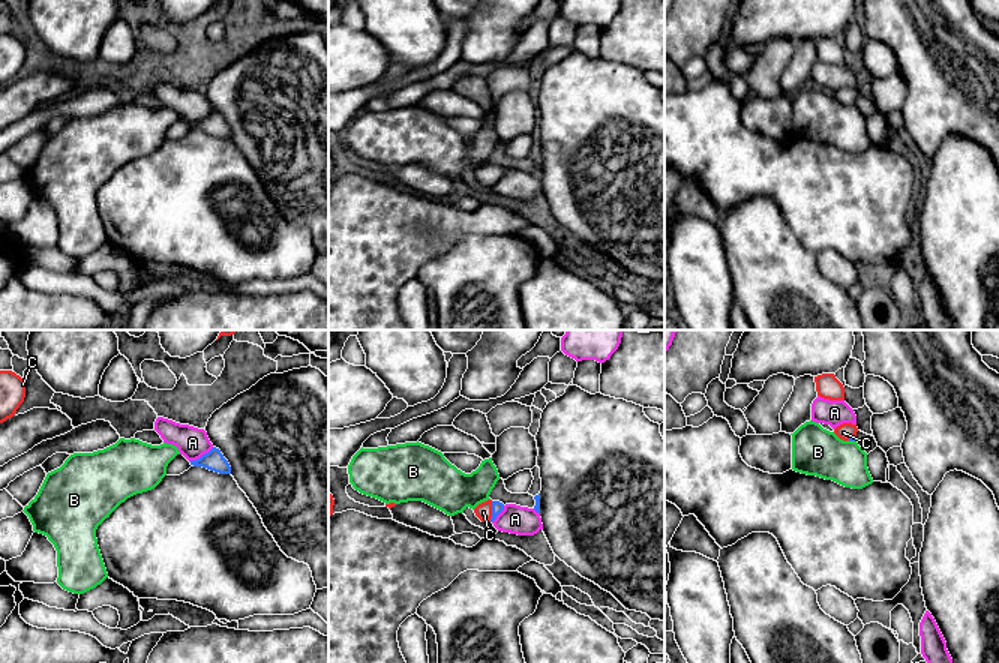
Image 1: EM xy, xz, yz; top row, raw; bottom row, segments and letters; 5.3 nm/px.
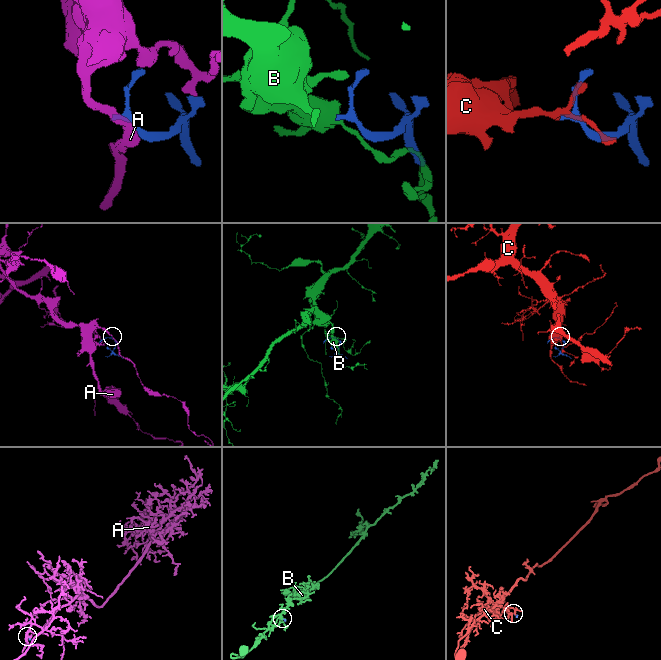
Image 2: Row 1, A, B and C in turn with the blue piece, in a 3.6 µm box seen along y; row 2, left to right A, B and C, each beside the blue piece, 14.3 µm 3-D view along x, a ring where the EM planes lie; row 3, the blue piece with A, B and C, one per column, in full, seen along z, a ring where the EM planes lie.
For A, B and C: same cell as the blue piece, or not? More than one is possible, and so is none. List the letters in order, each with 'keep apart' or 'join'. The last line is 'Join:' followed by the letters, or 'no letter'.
A: keep apart
B: keep apart
C: join
Join: C

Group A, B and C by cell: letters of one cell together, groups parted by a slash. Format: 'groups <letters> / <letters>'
groups A / B / C

